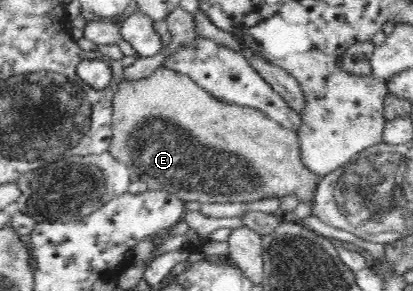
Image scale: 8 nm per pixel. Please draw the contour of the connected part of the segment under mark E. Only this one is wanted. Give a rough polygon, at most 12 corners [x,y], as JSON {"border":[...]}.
{"border":[[160,66],[122,81],[109,152],[200,203],[298,194],[296,132]]}

